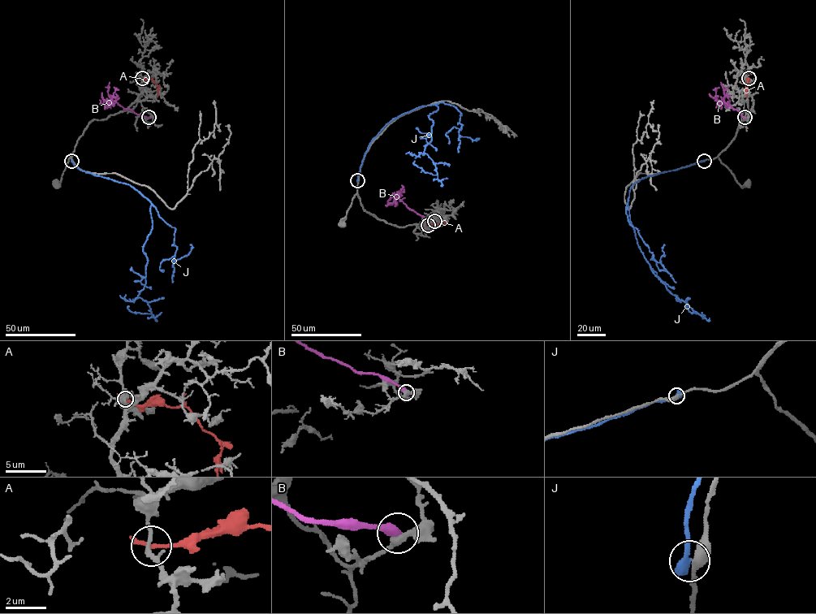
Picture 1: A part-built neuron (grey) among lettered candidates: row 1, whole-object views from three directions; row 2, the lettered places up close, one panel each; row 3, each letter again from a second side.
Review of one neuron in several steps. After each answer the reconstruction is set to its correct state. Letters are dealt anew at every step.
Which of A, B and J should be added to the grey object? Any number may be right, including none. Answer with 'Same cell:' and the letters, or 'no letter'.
Same cell: no letter

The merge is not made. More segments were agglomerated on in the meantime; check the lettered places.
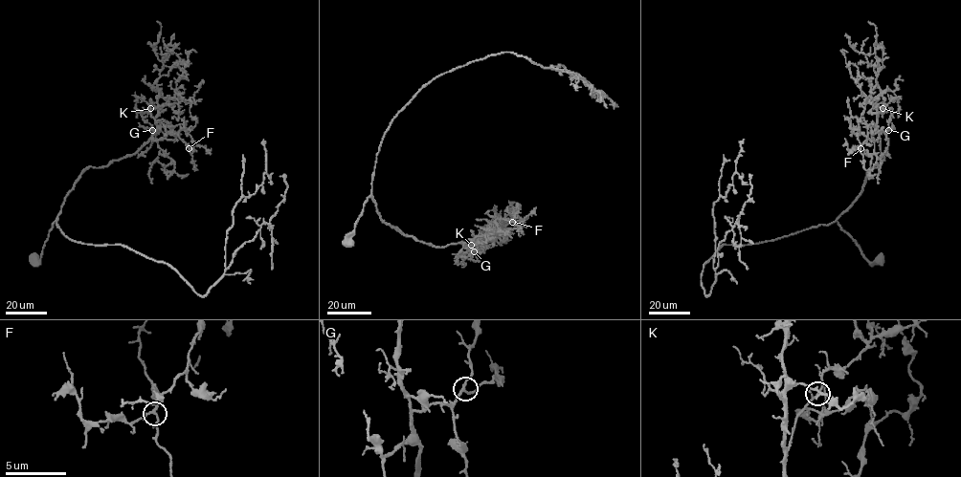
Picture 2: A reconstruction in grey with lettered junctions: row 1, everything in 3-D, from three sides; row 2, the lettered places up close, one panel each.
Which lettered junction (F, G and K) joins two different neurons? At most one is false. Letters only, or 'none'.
none

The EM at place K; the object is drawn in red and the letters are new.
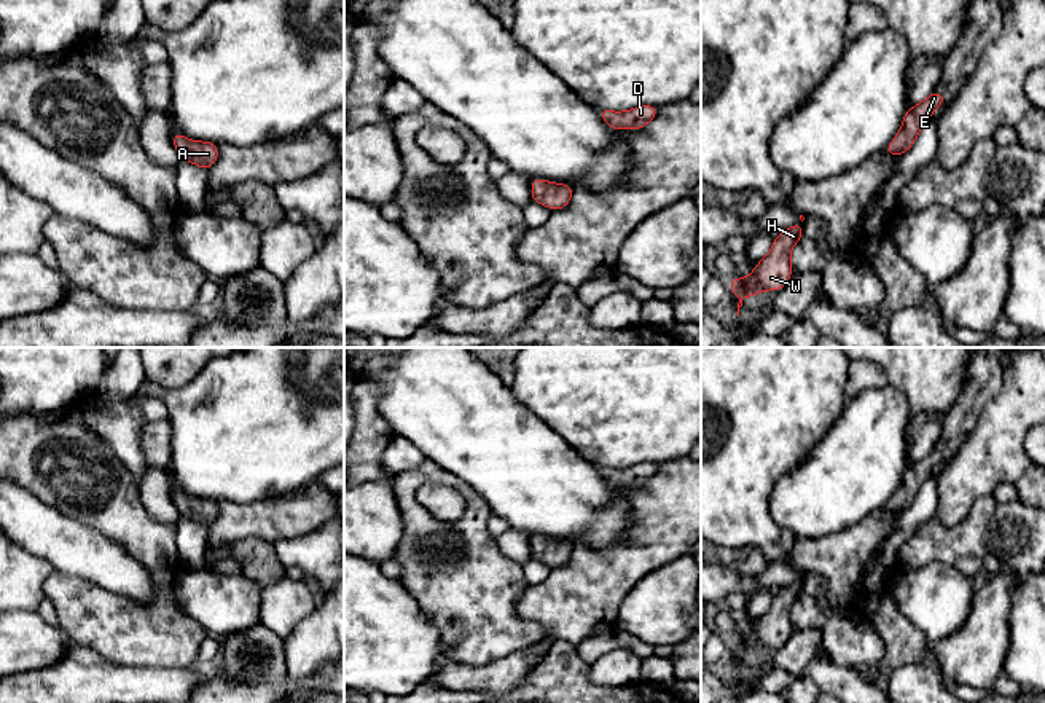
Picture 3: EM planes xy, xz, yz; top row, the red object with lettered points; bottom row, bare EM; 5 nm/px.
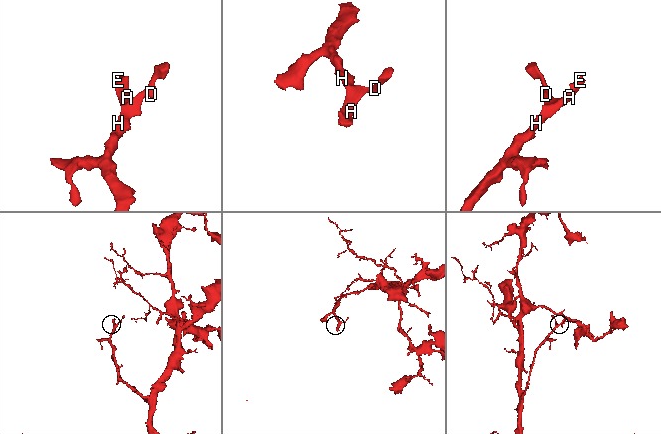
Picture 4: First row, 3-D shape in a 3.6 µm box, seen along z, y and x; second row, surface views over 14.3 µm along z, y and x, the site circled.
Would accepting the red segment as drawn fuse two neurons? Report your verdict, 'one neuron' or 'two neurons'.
one neuron

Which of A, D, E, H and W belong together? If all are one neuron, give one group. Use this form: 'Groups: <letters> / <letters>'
Groups: A D E H W

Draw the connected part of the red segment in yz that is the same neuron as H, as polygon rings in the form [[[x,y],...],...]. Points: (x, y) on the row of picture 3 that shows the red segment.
[[[800,222],[774,238],[769,253],[752,269],[750,277],[728,281],[730,290],[739,297],[738,316],[744,298],[763,290],[781,290],[785,287],[792,276],[790,250],[801,236],[804,233]]]

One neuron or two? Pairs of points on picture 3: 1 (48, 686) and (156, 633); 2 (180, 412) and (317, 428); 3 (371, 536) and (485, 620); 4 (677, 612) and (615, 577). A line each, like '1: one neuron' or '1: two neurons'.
1: two neurons
2: one neuron
3: two neurons
4: two neurons

